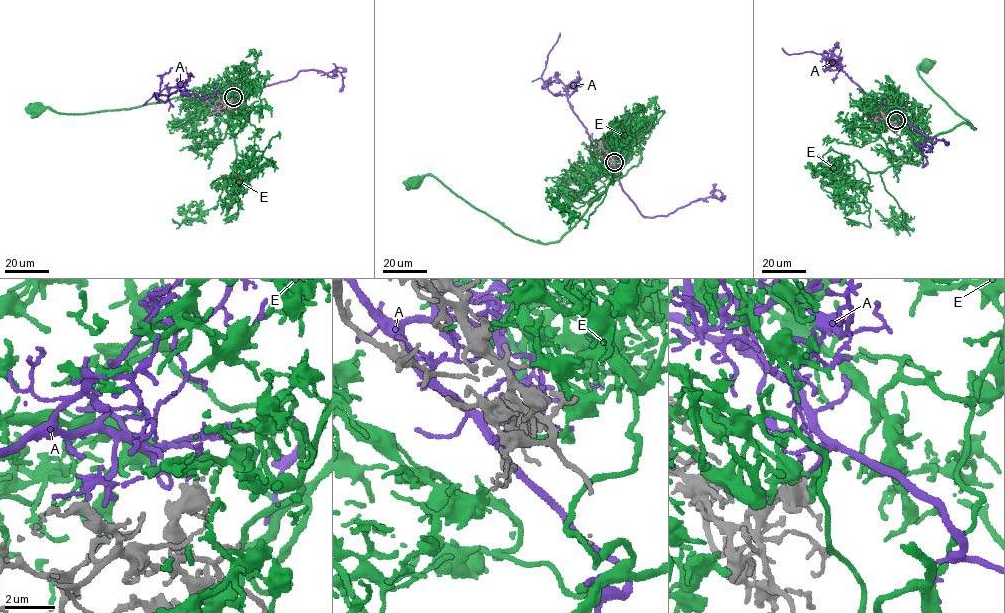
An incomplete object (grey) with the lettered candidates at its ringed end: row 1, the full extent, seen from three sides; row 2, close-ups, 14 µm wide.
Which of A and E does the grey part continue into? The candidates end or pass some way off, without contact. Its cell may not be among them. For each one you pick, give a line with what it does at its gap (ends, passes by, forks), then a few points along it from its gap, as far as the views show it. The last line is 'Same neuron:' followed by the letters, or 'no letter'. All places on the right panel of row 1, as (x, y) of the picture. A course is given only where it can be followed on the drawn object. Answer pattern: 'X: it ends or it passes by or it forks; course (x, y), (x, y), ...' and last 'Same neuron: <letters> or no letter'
E: it passes by; course (896, 120), (916, 148), (963, 122), (975, 128), (922, 79), (919, 64), (926, 63)
Same neuron: E

